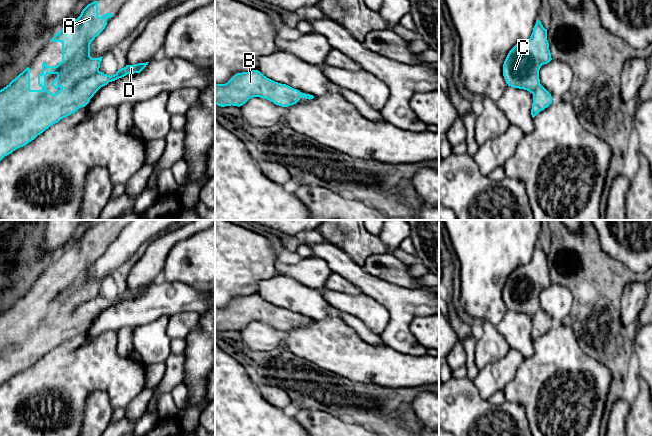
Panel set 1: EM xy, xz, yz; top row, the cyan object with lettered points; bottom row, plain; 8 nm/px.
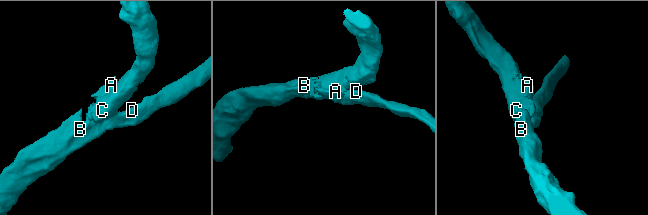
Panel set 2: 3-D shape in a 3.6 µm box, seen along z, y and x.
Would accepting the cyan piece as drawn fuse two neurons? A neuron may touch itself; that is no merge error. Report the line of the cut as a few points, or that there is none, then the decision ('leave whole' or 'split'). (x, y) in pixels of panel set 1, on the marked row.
no cut | leave whole

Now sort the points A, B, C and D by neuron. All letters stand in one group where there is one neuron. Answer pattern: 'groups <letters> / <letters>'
groups A B C D

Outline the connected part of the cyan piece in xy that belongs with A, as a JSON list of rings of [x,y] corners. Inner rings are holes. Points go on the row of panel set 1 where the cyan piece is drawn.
[[[98,1],[88,4],[77,19],[65,24],[50,40],[62,43],[62,61],[57,66],[42,63],[42,73],[38,75],[41,90],[30,89],[29,67],[0,90],[0,161],[34,140],[53,124],[85,107],[101,87],[127,74],[140,73],[148,65],[149,62],[126,65],[111,76],[99,71],[103,57],[92,58],[90,44],[105,29],[107,19],[111,17],[112,13],[103,14],[101,17],[98,15]],[[47,74],[57,75],[51,83],[58,91],[55,94],[46,89]]]

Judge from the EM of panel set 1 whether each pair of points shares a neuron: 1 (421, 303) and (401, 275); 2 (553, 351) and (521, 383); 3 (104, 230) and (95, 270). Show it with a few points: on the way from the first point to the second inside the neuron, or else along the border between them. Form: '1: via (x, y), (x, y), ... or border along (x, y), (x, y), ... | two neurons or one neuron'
1: border along (386, 281), (404, 287), (420, 287) | two neurons
2: via (545, 359), (529, 375) | one neuron
3: border along (121, 230), (112, 238) | two neurons

